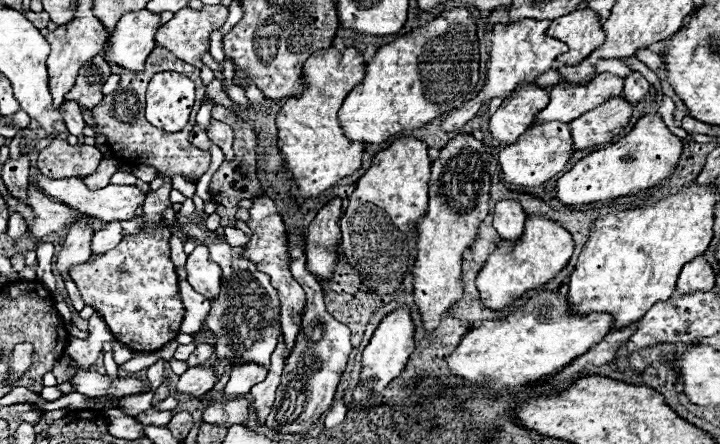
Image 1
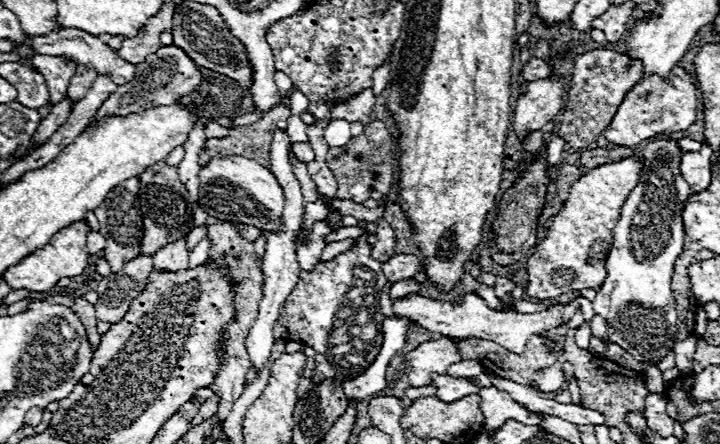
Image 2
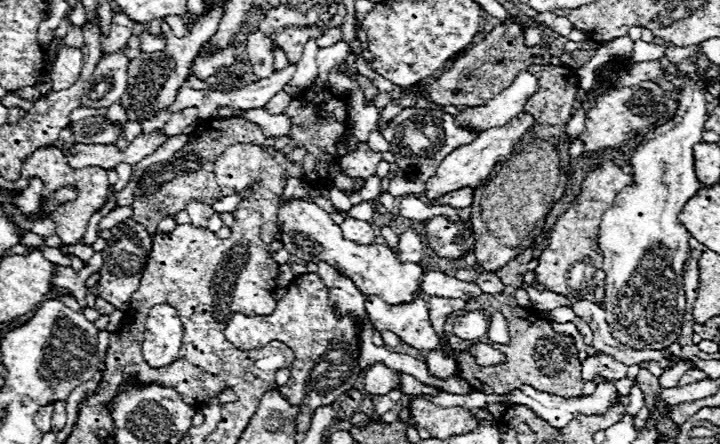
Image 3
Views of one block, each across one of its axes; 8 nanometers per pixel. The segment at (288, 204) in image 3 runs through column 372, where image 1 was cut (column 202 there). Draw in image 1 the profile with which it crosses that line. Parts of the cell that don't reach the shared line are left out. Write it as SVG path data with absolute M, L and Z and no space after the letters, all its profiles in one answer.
M204 244L196 246L196 250L188 256L186 272L188 272L188 282L192 284L192 288L196 288L196 292L208 296L208 300L220 296L222 270L216 262L210 260L208 246Z

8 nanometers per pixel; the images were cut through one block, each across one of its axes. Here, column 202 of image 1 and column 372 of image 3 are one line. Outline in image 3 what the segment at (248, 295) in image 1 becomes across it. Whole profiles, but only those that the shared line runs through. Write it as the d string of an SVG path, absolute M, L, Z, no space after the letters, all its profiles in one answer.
M348 218L340 224L342 232L344 232L344 238L356 242L356 244L372 244L374 238L376 238L376 232L372 228L370 222L364 222L364 220L356 220L356 218Z

